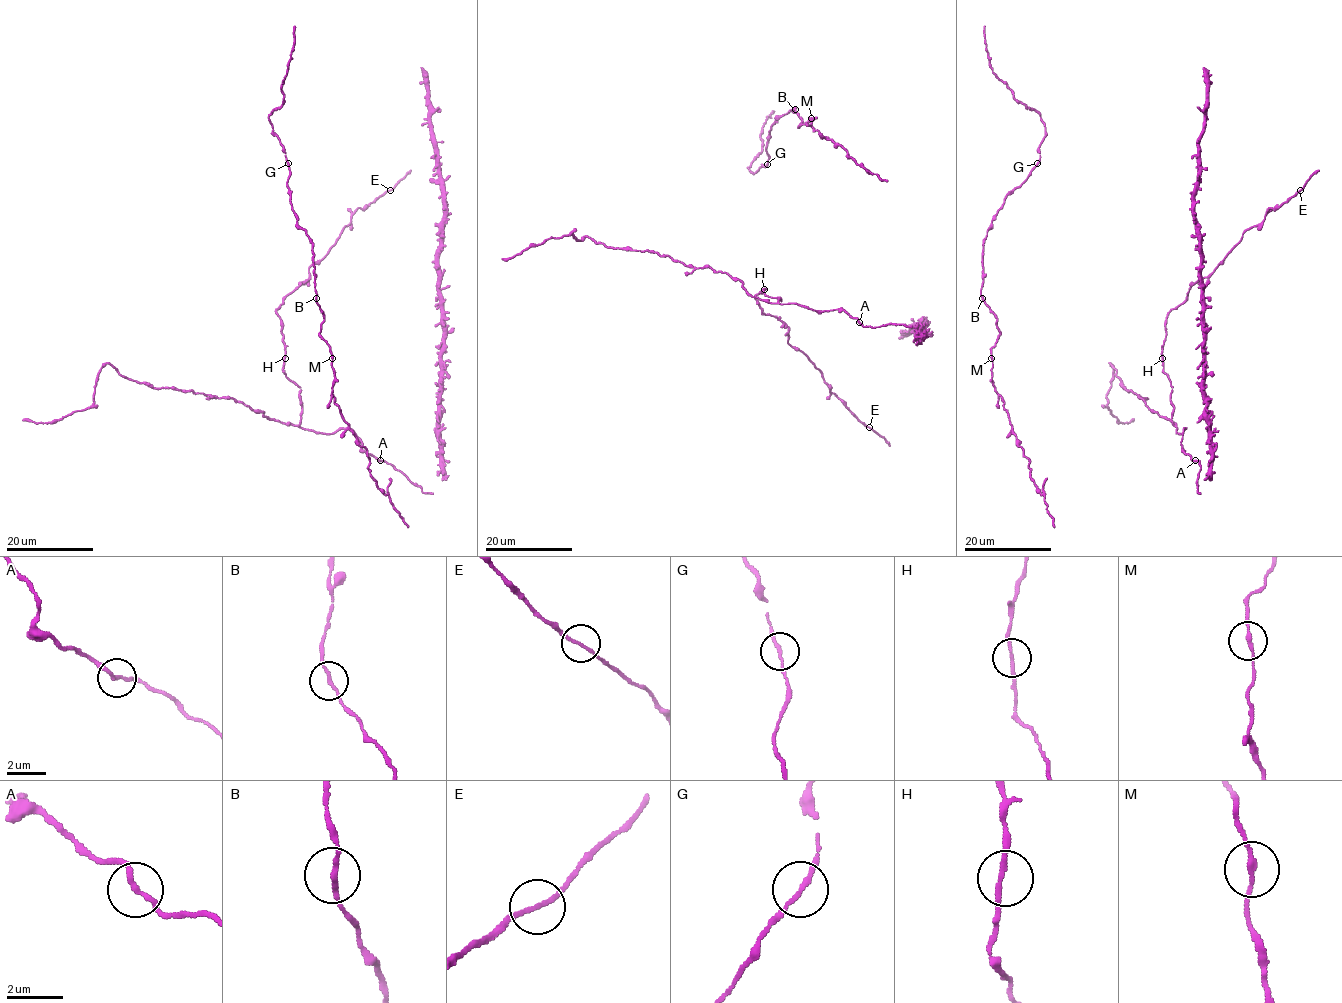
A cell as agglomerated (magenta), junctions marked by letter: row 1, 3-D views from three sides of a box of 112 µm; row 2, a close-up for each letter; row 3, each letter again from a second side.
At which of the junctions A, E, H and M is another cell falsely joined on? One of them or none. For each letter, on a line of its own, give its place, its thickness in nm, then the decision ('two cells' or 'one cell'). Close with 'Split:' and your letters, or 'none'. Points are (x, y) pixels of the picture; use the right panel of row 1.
A: place (1195, 460); calibre 170 nm; one cell
E: place (1300, 190); calibre 160 nm; one cell
H: place (1162, 358); calibre 170 nm; one cell
M: place (991, 358); calibre 160 nm; one cell
Split: none

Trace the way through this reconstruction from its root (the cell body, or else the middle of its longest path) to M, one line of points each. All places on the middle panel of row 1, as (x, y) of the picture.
M: (869, 174), (848, 157), (843, 147), (814, 131), (811, 118)

